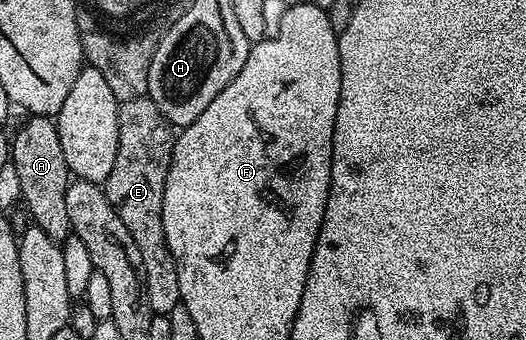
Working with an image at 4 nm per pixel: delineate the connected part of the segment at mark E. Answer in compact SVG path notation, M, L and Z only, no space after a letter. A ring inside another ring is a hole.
M150 96L122 101L117 118L117 162L113 162L113 170L109 170L109 178L105 181L105 191L109 202L117 210L121 222L125 222L125 230L129 230L129 235L137 245L137 254L141 254L138 267L143 277L143 289L152 313L160 318L170 316L181 302L181 282L177 278L177 266L169 250L169 242L165 238L163 225L163 191L165 178L169 174L171 155L175 149L175 137L173 125L163 117L161 110L157 110Z

